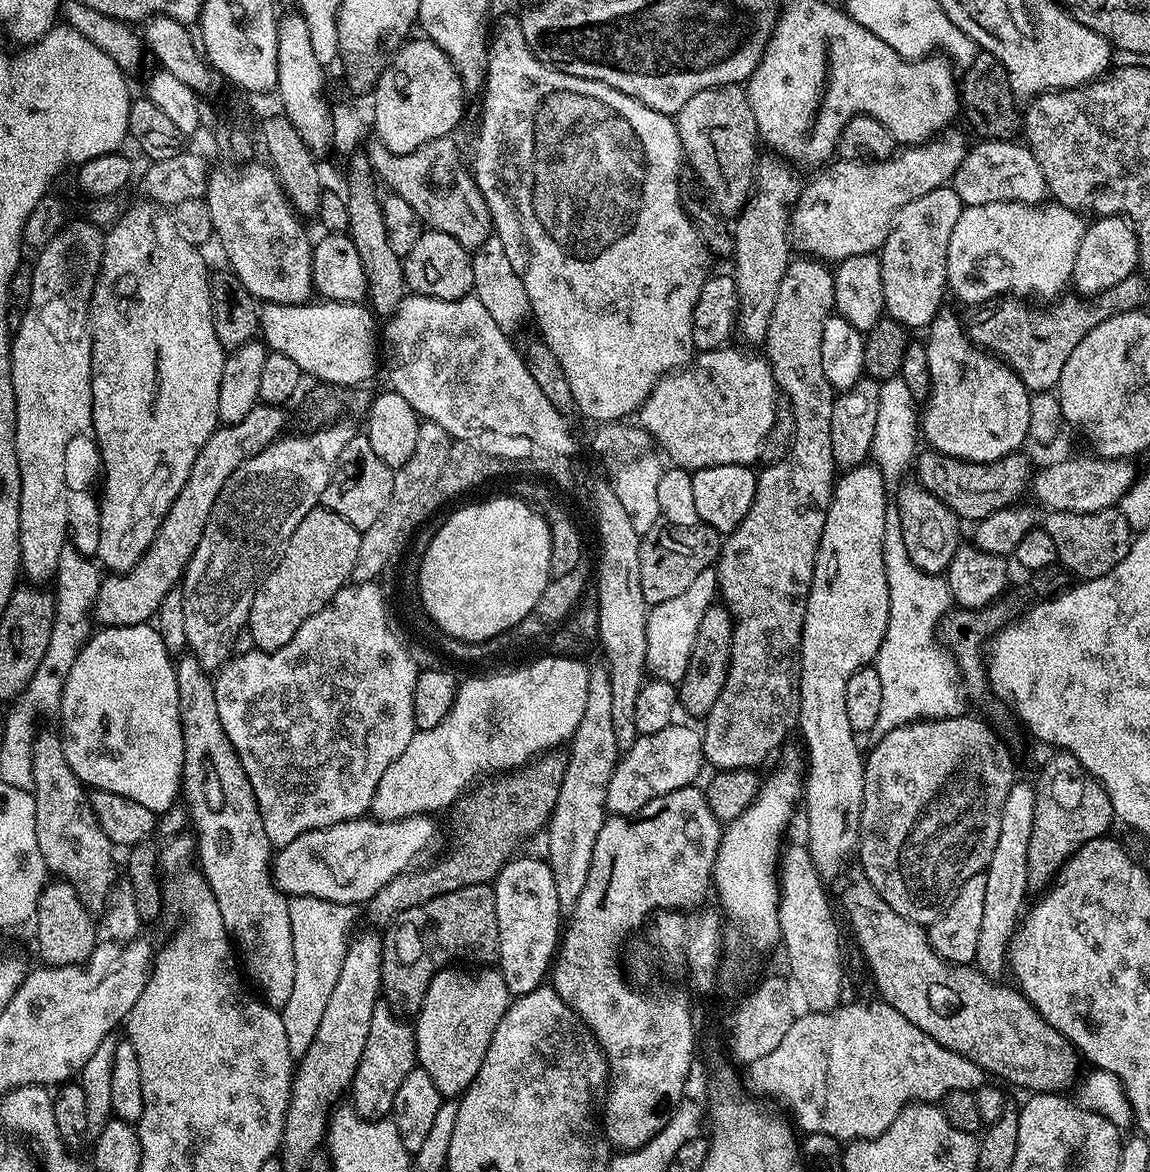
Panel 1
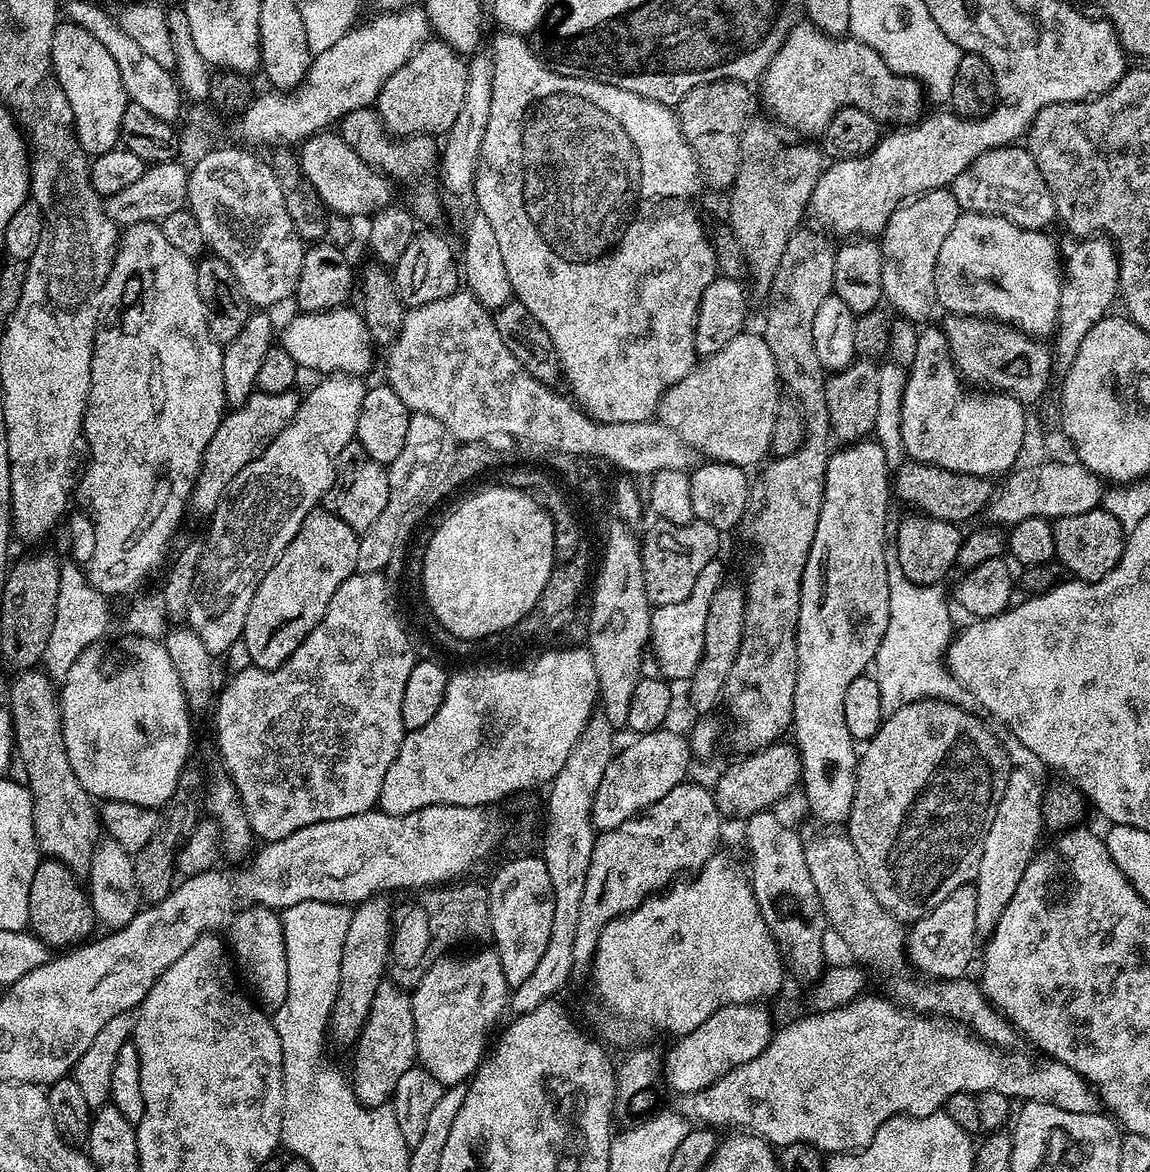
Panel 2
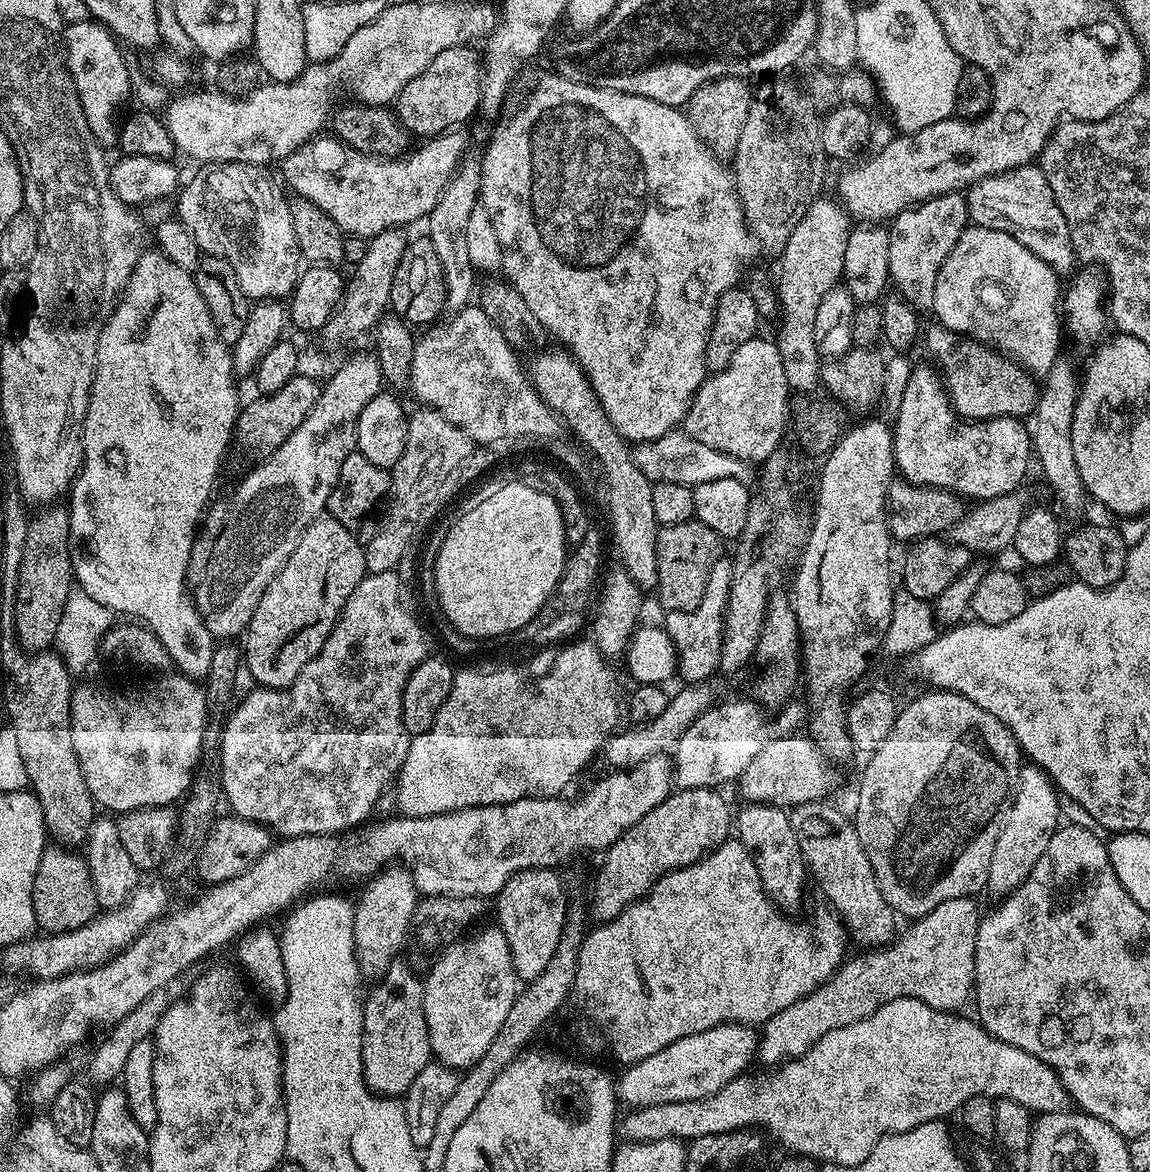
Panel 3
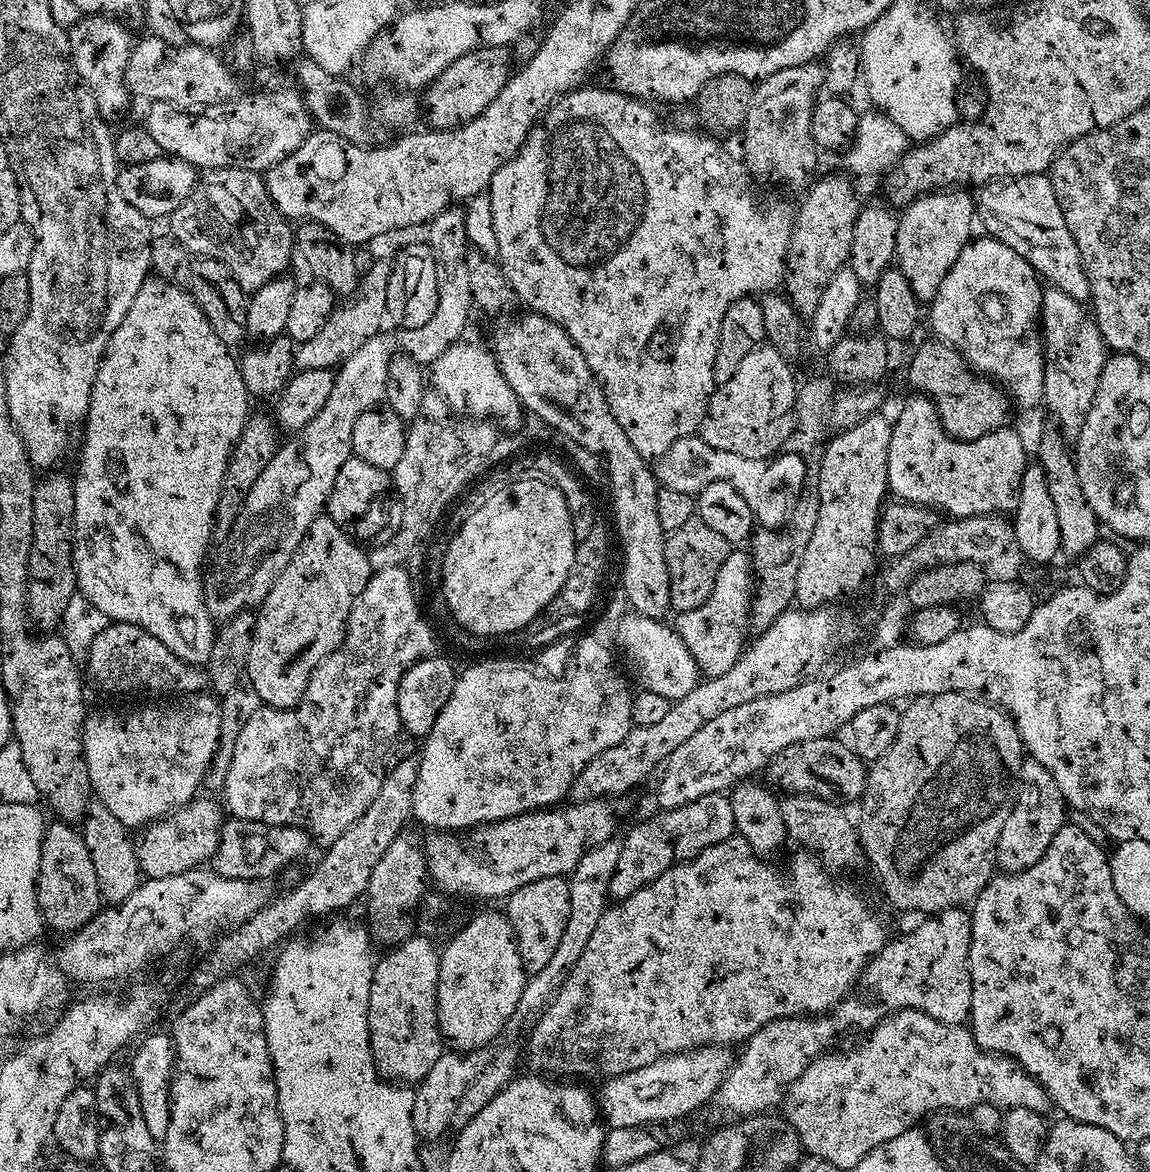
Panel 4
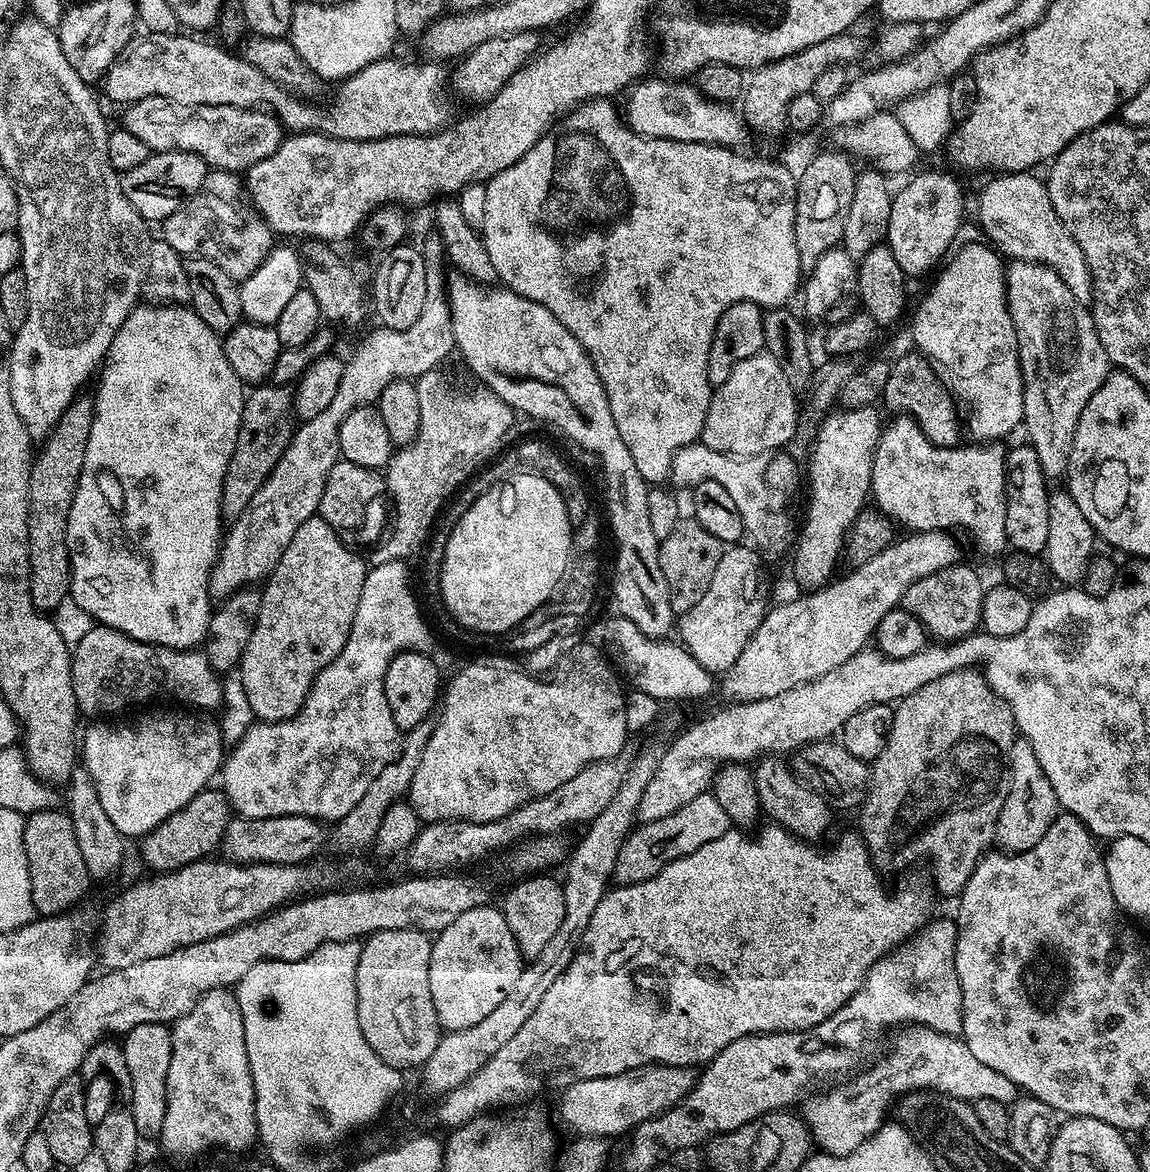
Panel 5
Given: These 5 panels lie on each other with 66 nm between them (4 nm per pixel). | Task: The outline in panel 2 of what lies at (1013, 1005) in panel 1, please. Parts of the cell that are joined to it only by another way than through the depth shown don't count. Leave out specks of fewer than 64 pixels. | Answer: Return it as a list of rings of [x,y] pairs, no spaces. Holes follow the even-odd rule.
[[[816,832],[813,836],[805,835],[803,841],[806,864],[810,866],[810,874],[814,878],[815,889],[818,890],[824,919],[830,925],[831,931],[832,928],[836,931],[837,938],[844,942],[857,959],[855,961],[888,978],[888,988],[893,993],[890,994],[903,1007],[917,1014],[955,1020],[967,1026],[987,1044],[1001,1050],[1011,1049],[1011,1044],[1018,1039],[1018,1033],[999,1008],[990,1003],[977,981],[975,984],[972,978],[915,980],[906,972],[908,959],[905,925],[890,915],[882,902],[878,902],[878,898],[874,898],[874,890],[870,890],[868,885],[864,863],[860,861],[860,856],[847,835],[827,836],[824,832]]]

